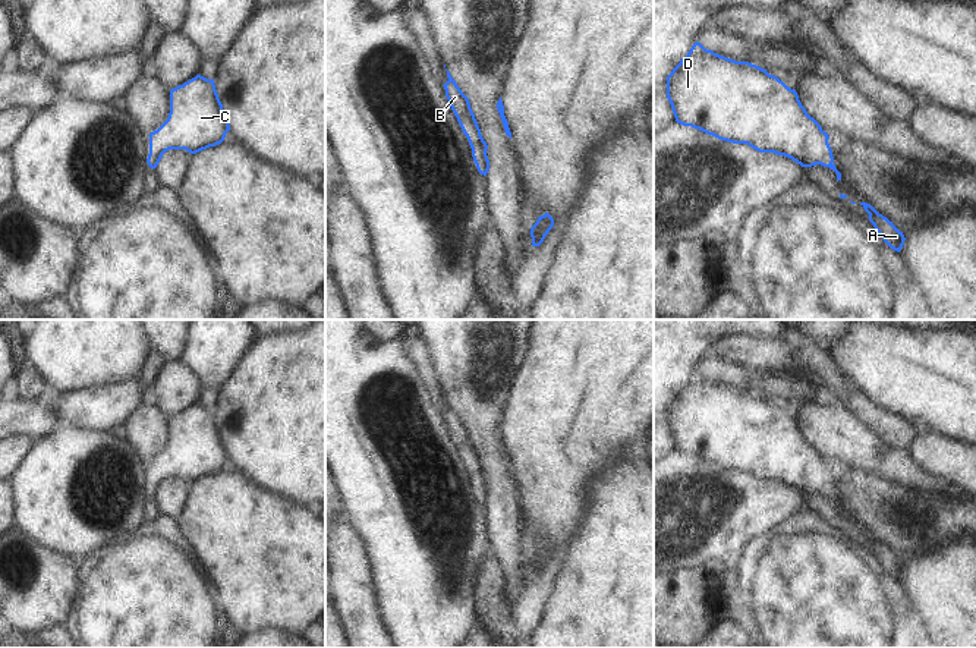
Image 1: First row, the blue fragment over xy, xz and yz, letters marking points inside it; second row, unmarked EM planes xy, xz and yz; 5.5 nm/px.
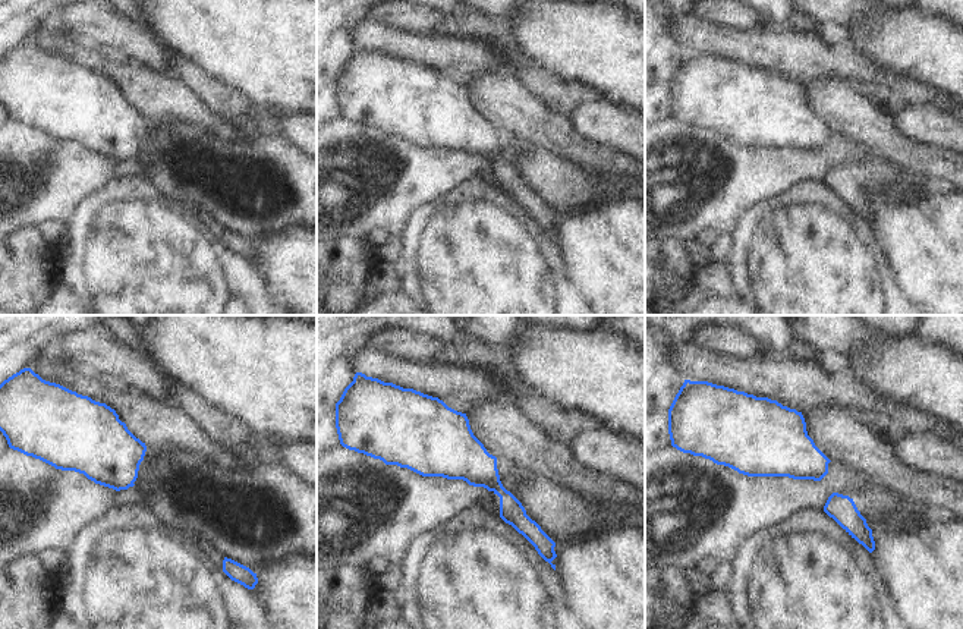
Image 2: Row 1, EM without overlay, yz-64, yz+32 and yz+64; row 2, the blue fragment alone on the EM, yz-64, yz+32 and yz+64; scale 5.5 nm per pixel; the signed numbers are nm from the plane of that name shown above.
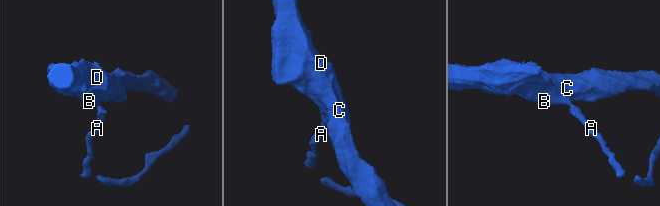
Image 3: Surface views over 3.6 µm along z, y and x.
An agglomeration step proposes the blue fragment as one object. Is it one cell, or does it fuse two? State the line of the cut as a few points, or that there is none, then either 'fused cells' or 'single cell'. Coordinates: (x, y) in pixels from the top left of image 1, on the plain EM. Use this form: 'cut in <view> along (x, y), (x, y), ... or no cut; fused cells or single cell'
no cut; single cell

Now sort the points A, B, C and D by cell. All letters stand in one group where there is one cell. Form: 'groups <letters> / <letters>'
groups A B C D

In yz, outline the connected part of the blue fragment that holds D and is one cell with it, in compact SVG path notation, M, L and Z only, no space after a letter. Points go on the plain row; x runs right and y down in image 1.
M696 369L690 380L667 405L667 427L671 432L676 450L683 454L692 454L721 469L747 472L759 481L774 481L788 485L802 496L812 496L816 493L829 496L837 501L837 509L841 509L841 501L835 497L832 478L828 472L828 462L807 443L796 418L788 416L777 405L769 403L766 397L749 390L727 387L712 378L706 378Z

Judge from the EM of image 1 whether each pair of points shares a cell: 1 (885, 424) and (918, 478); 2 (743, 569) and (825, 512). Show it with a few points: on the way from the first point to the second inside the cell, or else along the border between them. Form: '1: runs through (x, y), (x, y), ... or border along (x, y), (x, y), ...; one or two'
1: border along (874, 431), (887, 444), (907, 452); two
2: border along (806, 506), (827, 521), (838, 524); two

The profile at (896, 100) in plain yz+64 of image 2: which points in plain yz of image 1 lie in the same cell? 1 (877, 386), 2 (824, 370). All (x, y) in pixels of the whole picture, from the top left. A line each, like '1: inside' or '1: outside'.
1: outside
2: inside

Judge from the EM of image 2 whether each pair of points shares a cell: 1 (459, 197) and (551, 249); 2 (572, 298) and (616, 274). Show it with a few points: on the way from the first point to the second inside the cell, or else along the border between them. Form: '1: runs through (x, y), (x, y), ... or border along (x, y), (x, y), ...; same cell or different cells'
1: runs through (482, 194), (497, 197), (510, 204), (532, 226); same cell
2: border along (566, 261), (570, 277), (588, 299); different cells

